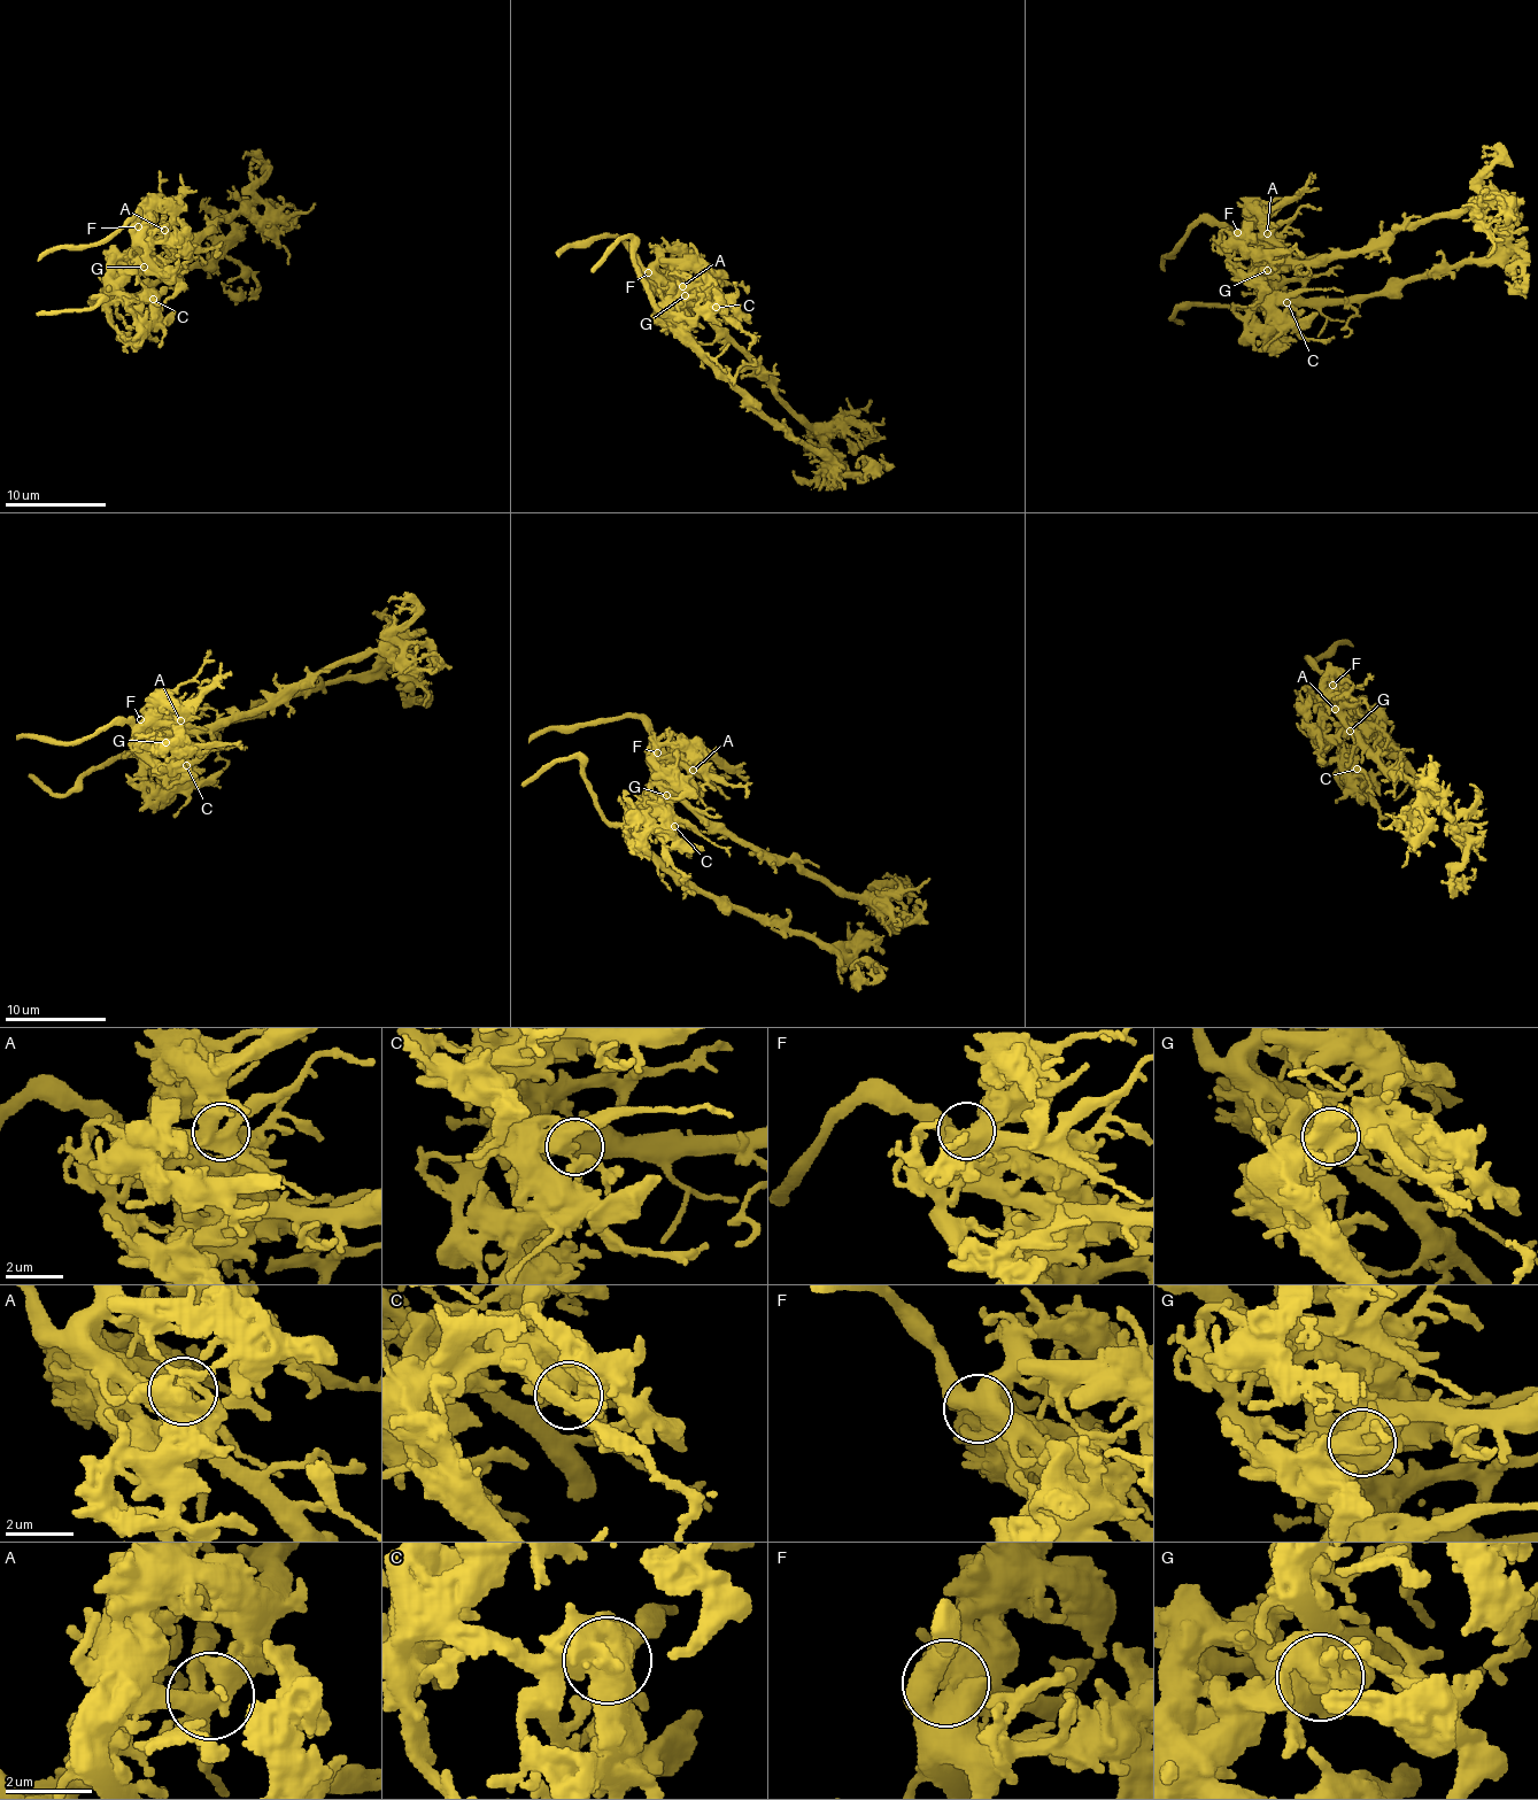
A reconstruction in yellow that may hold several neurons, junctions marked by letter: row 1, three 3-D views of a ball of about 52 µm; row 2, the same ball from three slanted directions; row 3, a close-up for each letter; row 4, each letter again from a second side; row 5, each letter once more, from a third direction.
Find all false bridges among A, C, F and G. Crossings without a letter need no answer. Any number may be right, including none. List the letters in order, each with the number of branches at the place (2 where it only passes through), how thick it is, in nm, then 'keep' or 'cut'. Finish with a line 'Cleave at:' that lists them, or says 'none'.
A: 5 branches meet; 550 nm thick; keep
C: 5 branches meet; 420 nm thick; keep
F: 3 branches meet; 600 nm thick; keep
G: 6 branches meet; 600 nm thick; cut
Cleave at: G

